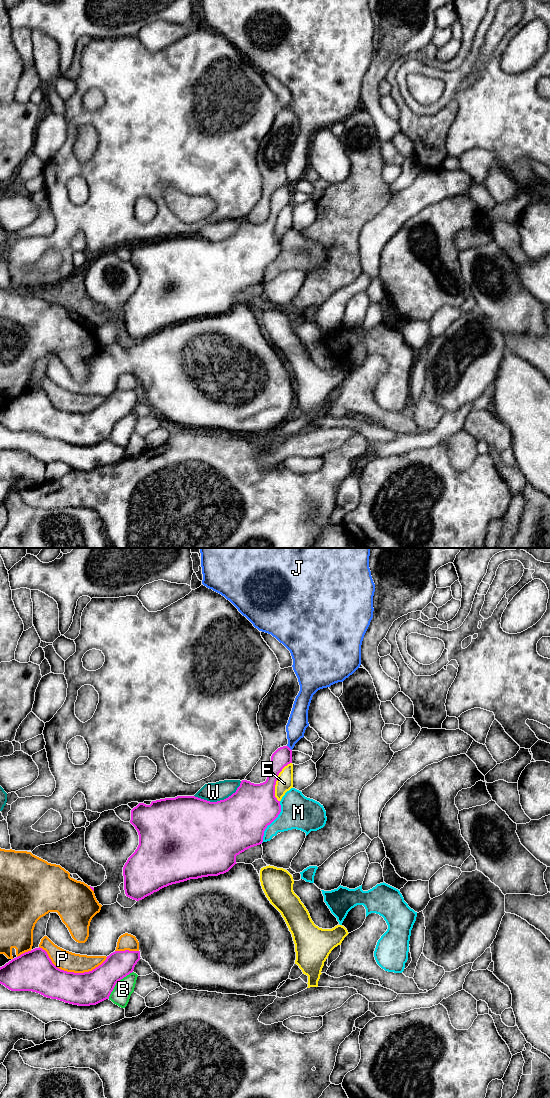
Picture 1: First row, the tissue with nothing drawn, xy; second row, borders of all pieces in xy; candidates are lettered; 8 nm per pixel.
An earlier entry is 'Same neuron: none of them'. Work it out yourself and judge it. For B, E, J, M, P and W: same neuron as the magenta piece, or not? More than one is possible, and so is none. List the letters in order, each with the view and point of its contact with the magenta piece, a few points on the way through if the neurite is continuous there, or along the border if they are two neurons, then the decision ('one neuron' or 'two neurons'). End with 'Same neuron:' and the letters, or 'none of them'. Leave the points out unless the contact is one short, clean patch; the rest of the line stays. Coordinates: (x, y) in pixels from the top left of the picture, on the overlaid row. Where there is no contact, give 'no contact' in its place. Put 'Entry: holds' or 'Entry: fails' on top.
Entry: holds
B: contact xy (116, 982); border xy (132, 971), (116, 983), (108, 998); two neurons
E: contact xy (276, 780); two neurons
J: contact xy (289, 748); border xy (287, 745), (291, 750); two neurons
M: contact xy (271, 822); two neurons
P: contact xy (71, 972); two neurons
W: contact xy (220, 800); two neurons
Same neuron: none of them

